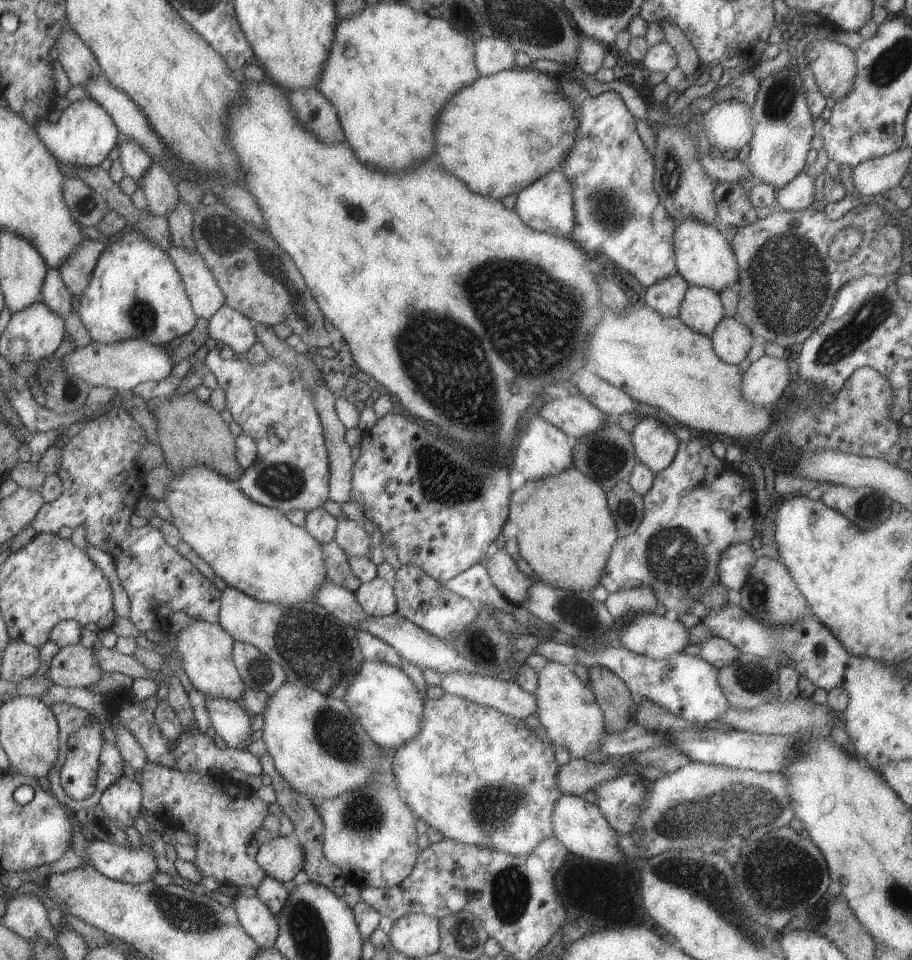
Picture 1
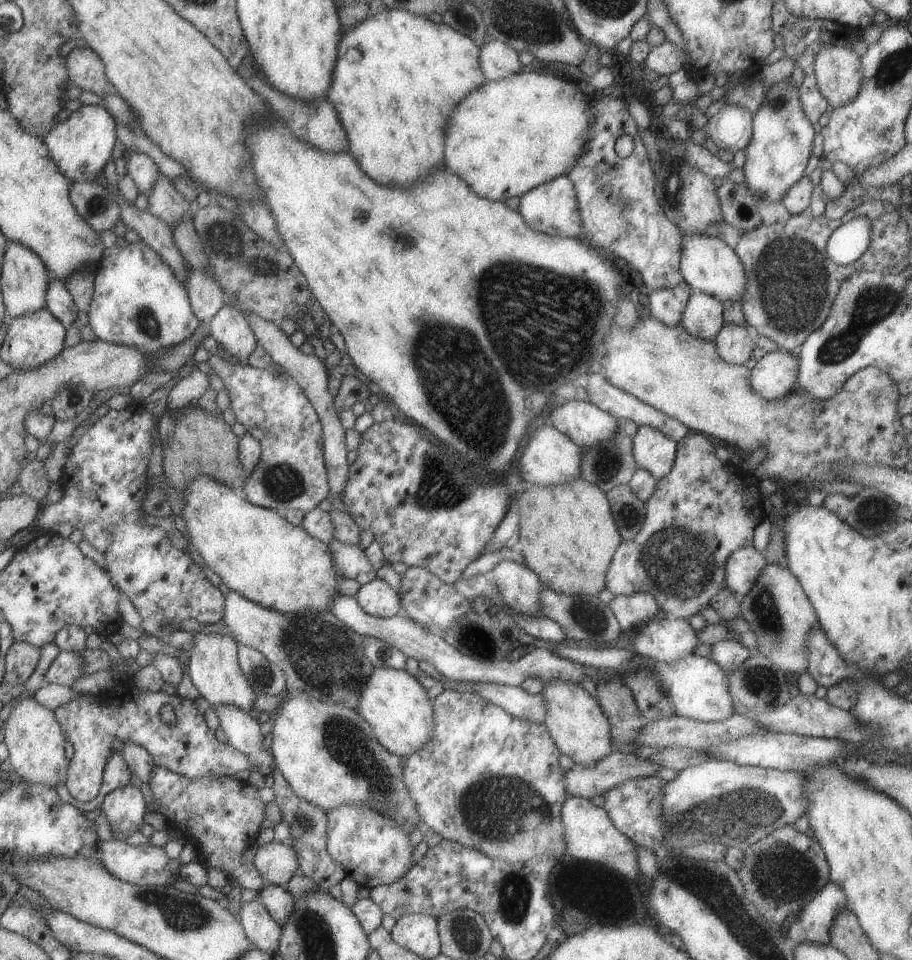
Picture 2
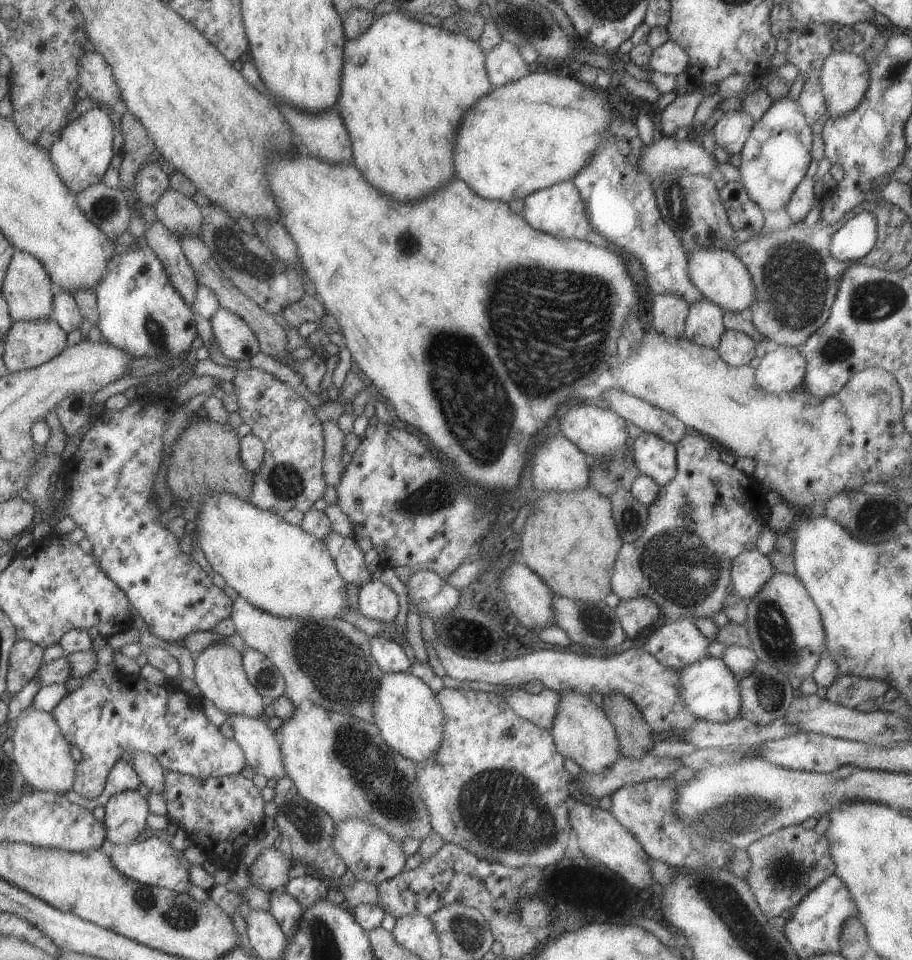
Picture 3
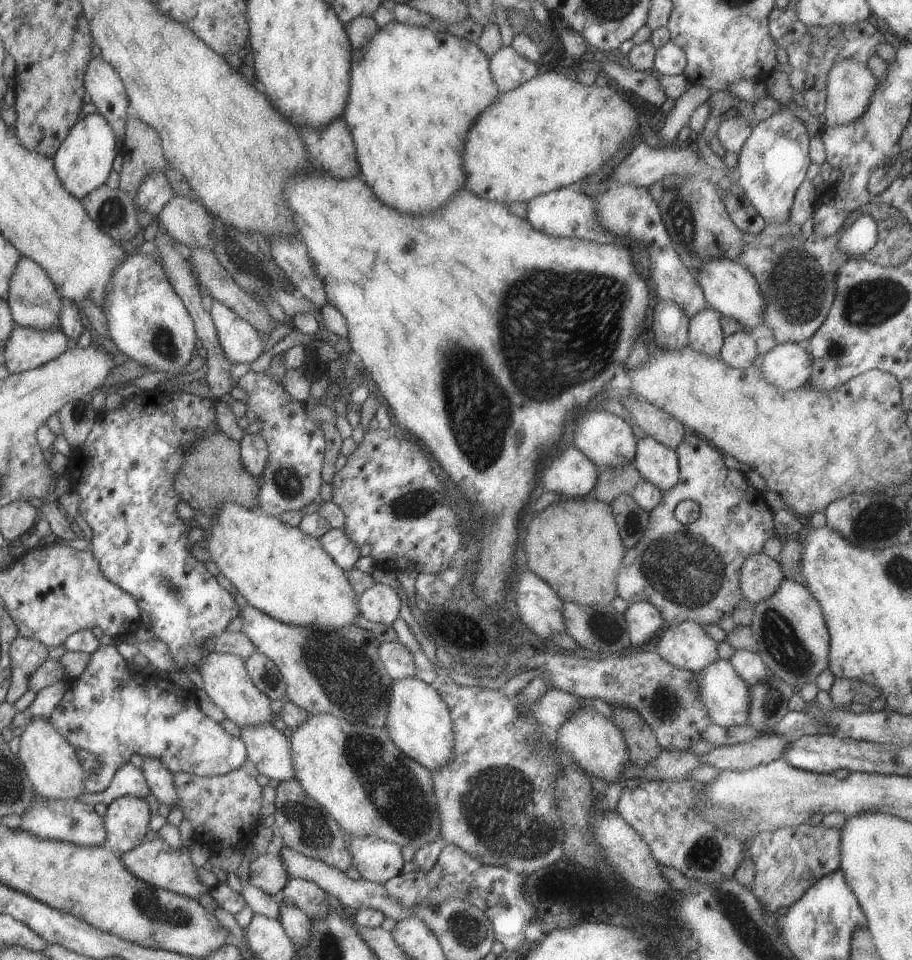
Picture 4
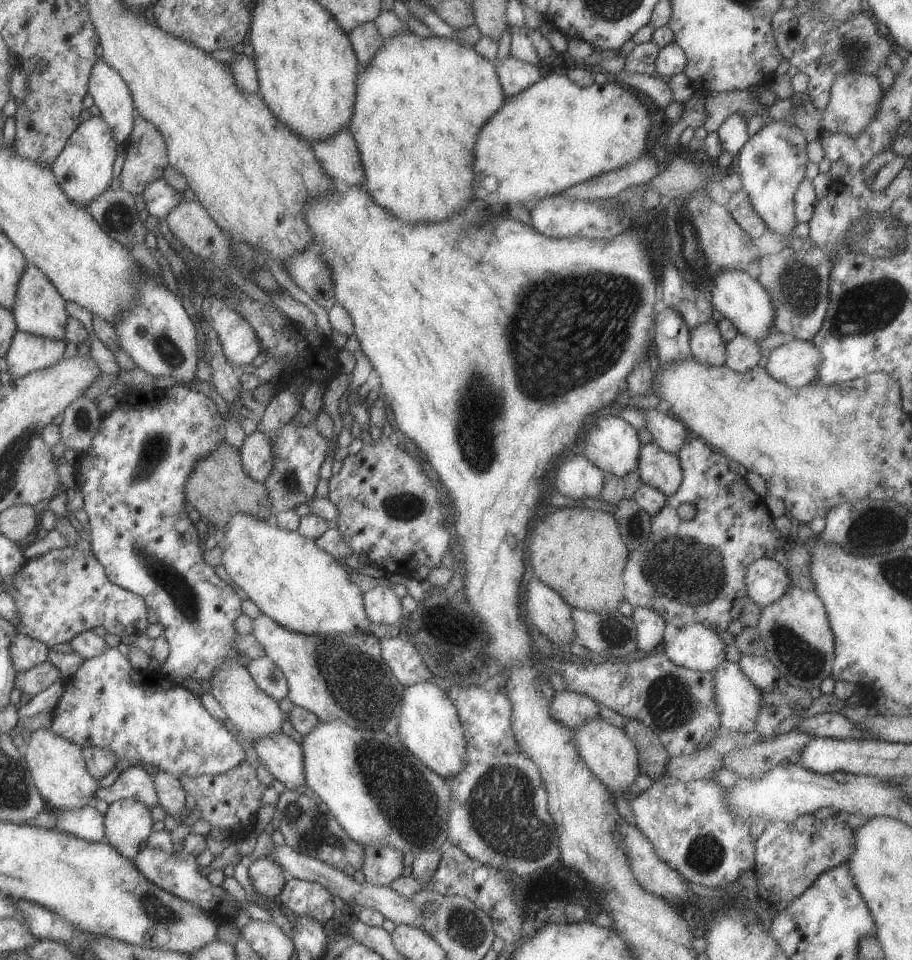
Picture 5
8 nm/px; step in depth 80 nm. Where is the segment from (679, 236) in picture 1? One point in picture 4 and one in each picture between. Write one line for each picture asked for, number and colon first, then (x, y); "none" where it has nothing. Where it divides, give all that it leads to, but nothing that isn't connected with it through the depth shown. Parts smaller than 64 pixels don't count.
2: (707, 264)
3: (720, 276)
4: (728, 287)

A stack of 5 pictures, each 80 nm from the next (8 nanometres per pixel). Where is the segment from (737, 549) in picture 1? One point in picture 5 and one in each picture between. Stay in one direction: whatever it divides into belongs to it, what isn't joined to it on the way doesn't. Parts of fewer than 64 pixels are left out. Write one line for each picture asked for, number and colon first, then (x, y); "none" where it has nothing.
2: (743, 566)
3: (750, 570)
4: (760, 575)
5: (765, 580)

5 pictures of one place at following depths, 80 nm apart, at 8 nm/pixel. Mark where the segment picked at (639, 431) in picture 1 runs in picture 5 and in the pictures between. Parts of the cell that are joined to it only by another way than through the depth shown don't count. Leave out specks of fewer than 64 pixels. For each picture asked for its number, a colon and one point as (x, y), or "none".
2: (653, 452)
3: (653, 457)
4: (657, 464)
5: (660, 470)

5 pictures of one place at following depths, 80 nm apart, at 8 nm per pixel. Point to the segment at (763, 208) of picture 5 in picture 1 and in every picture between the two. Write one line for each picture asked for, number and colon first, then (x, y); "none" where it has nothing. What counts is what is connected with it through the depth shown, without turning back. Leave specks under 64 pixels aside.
1: (783, 127)
2: (776, 154)
3: (775, 156)
4: (773, 161)

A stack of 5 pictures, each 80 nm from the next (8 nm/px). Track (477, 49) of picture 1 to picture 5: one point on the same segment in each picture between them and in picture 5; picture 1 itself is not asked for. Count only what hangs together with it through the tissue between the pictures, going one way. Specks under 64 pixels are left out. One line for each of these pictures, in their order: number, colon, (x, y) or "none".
2: (497, 60)
3: (503, 63)
4: (508, 70)
5: (513, 75)

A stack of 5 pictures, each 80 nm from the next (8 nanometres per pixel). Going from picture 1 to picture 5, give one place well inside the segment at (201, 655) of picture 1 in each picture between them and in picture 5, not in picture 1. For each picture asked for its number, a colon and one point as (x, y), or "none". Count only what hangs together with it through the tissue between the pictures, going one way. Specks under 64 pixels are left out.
2: (213, 668)
3: (219, 675)
4: (225, 680)
5: (256, 715)

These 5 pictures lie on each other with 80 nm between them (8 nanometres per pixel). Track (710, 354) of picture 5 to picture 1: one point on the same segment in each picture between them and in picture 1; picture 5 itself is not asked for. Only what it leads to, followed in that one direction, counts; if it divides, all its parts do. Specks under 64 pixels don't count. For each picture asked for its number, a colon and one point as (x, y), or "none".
1: (700, 309)
2: (701, 318)
3: (703, 327)
4: (704, 336)

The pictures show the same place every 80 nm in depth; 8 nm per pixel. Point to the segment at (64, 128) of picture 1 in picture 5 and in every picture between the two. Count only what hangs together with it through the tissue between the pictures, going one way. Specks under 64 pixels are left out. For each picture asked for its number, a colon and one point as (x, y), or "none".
2: (80, 146)
3: (81, 153)
4: (82, 162)
5: (82, 169)

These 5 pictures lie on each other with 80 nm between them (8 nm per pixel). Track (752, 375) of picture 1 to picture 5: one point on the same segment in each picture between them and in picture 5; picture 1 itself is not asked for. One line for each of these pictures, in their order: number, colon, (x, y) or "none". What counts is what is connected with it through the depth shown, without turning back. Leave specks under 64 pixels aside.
2: (774, 375)
3: (782, 370)
4: (787, 365)
5: (794, 363)

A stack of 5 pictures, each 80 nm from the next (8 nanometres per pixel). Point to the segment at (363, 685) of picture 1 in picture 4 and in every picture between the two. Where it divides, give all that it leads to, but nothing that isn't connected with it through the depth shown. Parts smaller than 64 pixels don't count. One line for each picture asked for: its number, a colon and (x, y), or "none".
2: (398, 709)
3: (409, 718)
4: (418, 721)

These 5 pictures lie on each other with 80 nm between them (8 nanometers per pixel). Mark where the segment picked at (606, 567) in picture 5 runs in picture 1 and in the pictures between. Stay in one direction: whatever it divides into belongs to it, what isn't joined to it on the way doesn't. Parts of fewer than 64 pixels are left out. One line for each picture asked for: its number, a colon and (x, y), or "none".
1: (565, 533)
2: (567, 536)
3: (571, 542)
4: (574, 547)

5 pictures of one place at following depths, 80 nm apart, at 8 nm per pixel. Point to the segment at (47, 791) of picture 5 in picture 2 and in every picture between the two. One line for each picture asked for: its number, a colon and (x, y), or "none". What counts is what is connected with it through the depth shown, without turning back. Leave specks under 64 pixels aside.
2: (32, 735)
3: (41, 754)
4: (49, 760)

